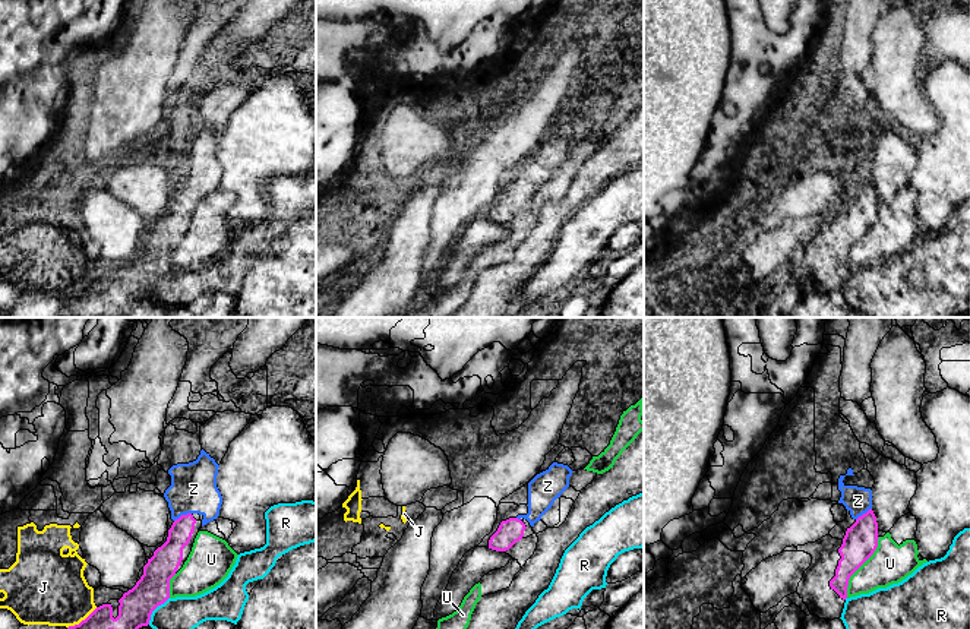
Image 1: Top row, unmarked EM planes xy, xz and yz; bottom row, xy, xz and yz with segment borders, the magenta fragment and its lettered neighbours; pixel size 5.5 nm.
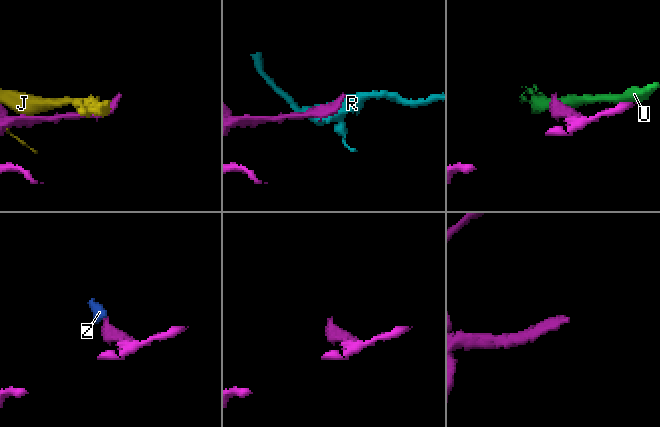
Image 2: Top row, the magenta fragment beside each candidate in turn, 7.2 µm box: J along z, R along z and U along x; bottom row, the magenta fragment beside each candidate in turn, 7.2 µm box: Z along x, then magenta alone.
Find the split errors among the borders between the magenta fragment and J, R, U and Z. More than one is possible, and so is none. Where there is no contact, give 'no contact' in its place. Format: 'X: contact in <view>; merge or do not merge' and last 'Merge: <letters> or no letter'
J: contact in xy; do not merge
R: contact in xy; do not merge
U: contact in yz; do not merge
Z: contact in xy; merge
Merge: Z

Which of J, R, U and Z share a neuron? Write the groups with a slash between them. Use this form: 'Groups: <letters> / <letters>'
Groups: J / R / U / Z

